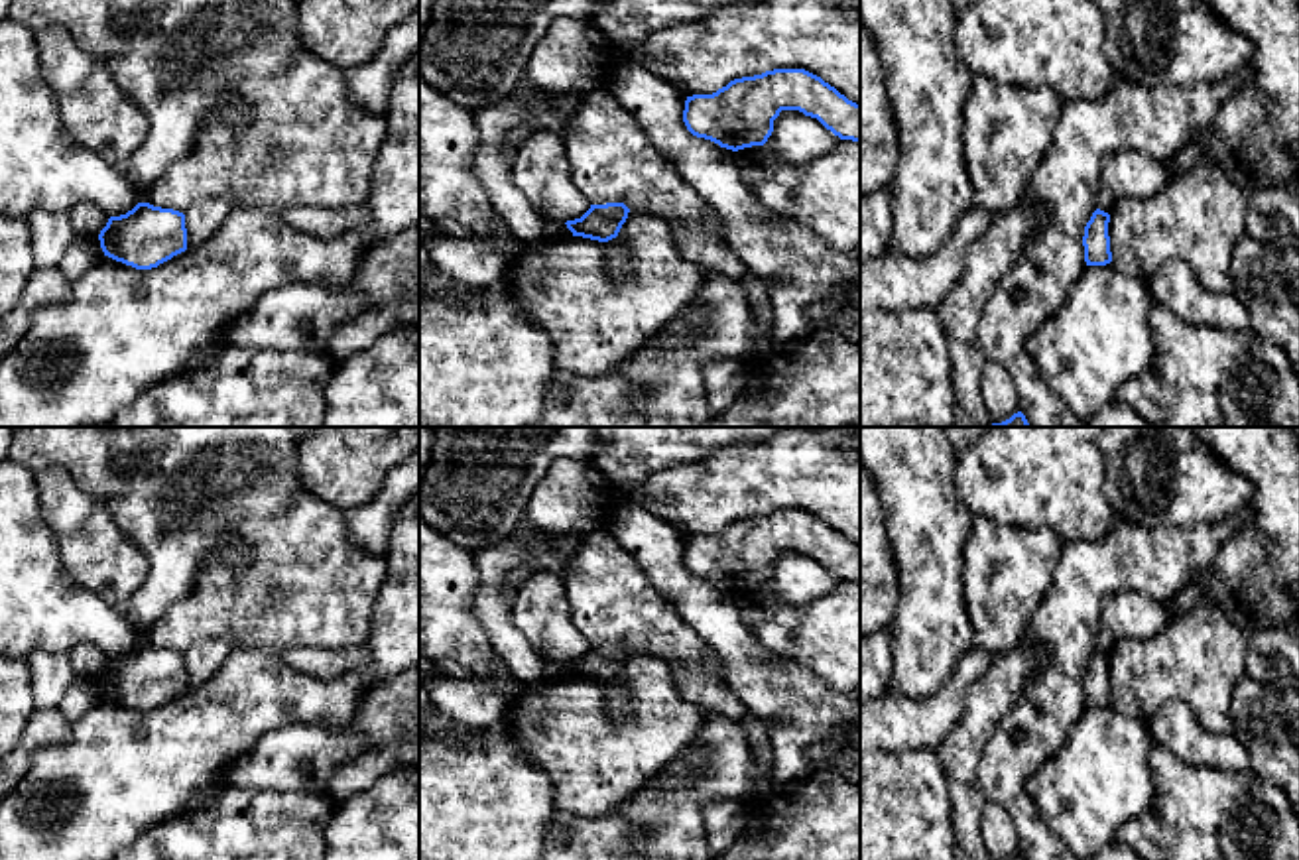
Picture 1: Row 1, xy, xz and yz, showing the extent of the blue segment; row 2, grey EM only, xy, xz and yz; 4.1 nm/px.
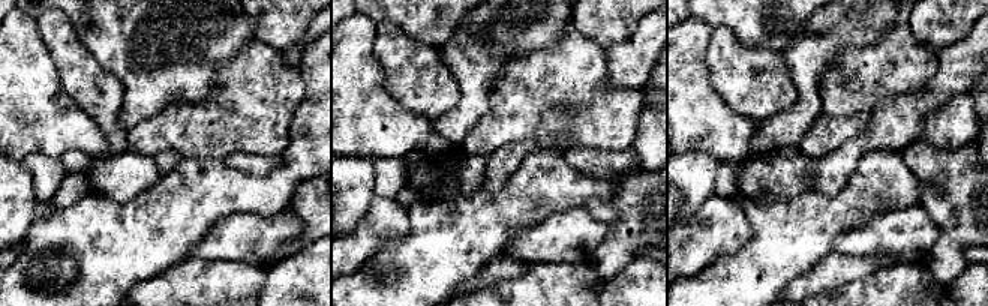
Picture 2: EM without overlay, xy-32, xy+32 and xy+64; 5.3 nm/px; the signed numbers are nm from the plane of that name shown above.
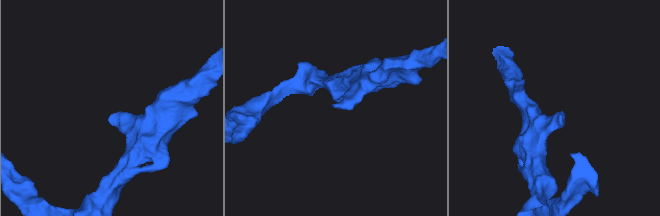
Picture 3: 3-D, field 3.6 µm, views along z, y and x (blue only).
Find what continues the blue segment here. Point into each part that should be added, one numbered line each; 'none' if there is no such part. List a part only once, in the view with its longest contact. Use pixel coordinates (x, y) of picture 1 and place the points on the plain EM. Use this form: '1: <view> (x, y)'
none

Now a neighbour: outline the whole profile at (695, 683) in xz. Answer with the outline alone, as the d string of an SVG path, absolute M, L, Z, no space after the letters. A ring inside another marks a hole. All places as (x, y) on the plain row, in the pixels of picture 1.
M669 665L681 699L703 706L712 714L740 720L746 714L744 705L734 697L722 673L703 665Z

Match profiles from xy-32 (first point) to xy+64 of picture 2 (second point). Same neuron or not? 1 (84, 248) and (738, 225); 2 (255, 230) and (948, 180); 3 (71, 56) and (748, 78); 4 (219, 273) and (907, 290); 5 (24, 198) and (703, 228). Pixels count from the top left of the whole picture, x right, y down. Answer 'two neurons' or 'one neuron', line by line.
1: two neurons
2: two neurons
3: one neuron
4: one neuron
5: two neurons

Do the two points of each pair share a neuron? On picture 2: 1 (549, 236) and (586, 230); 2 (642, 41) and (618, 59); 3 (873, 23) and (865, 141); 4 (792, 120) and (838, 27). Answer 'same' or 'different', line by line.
1: same
2: same
3: different
4: same

